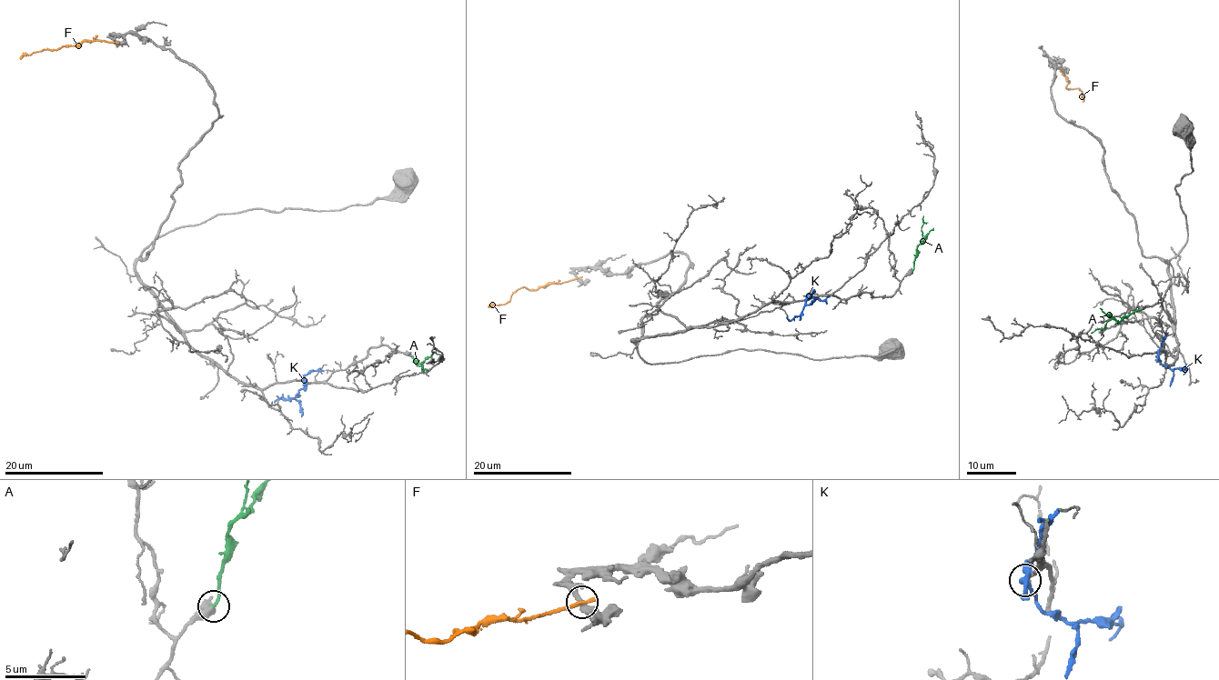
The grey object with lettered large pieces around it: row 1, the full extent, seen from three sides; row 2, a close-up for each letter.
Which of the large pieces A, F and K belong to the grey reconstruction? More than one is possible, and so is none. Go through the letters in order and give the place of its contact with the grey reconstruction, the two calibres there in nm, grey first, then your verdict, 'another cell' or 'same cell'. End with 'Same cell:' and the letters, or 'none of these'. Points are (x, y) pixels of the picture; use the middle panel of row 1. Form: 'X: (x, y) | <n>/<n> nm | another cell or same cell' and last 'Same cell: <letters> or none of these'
A: (911, 271) | 650/160 nm | another cell
F: (578, 278) | 360/300 nm | another cell
K: (812, 291) | 200/340 nm | another cell
Same cell: none of these

